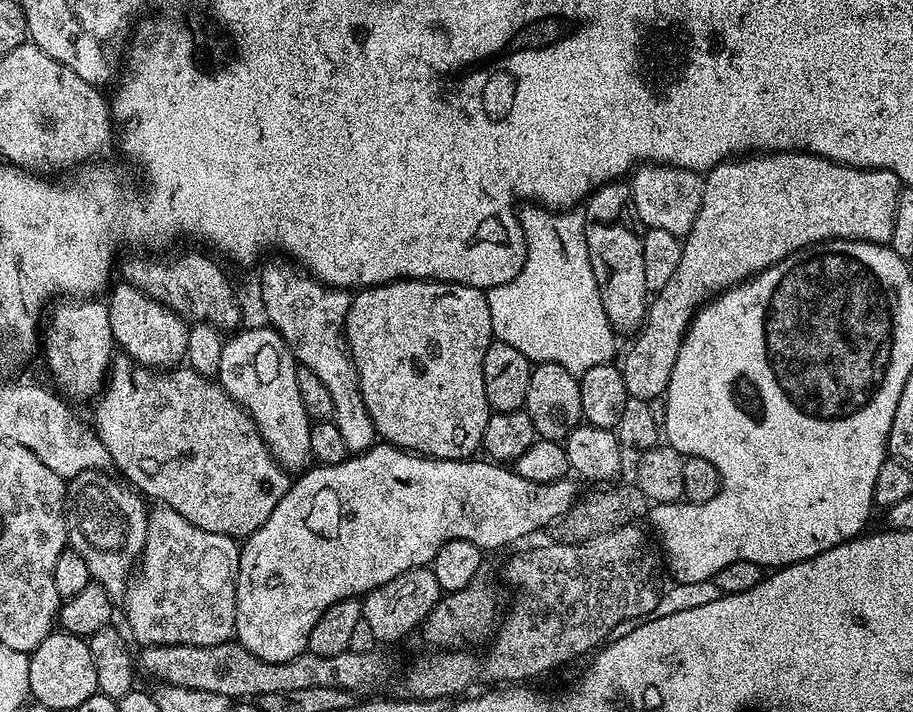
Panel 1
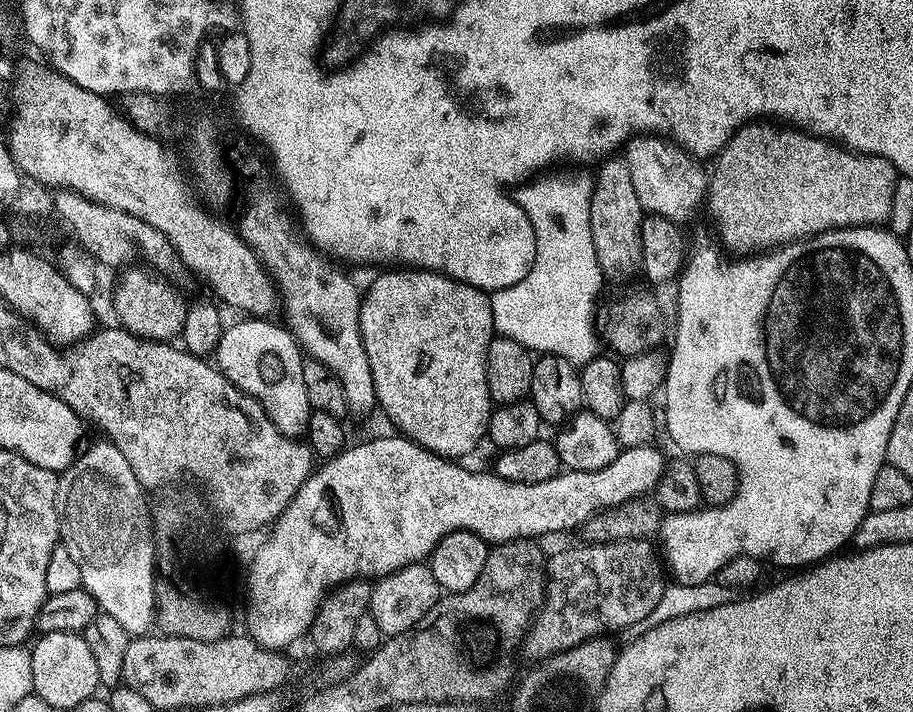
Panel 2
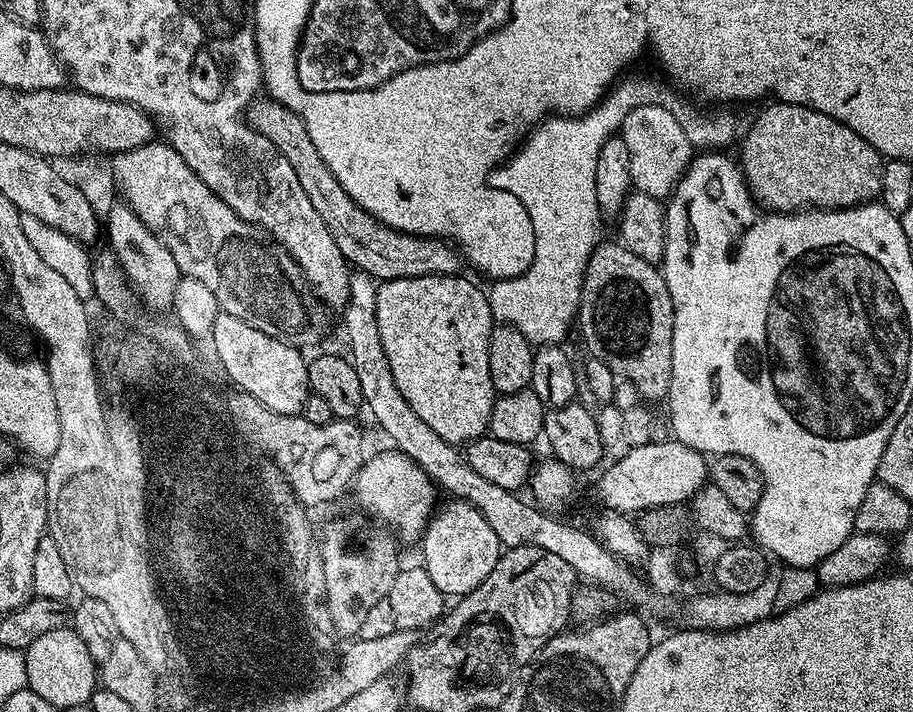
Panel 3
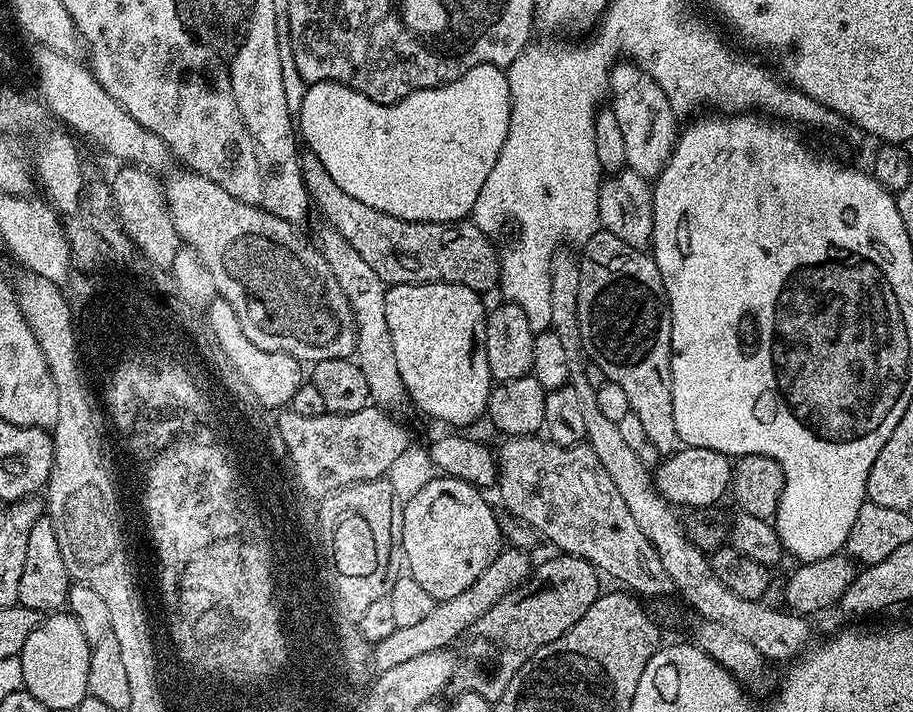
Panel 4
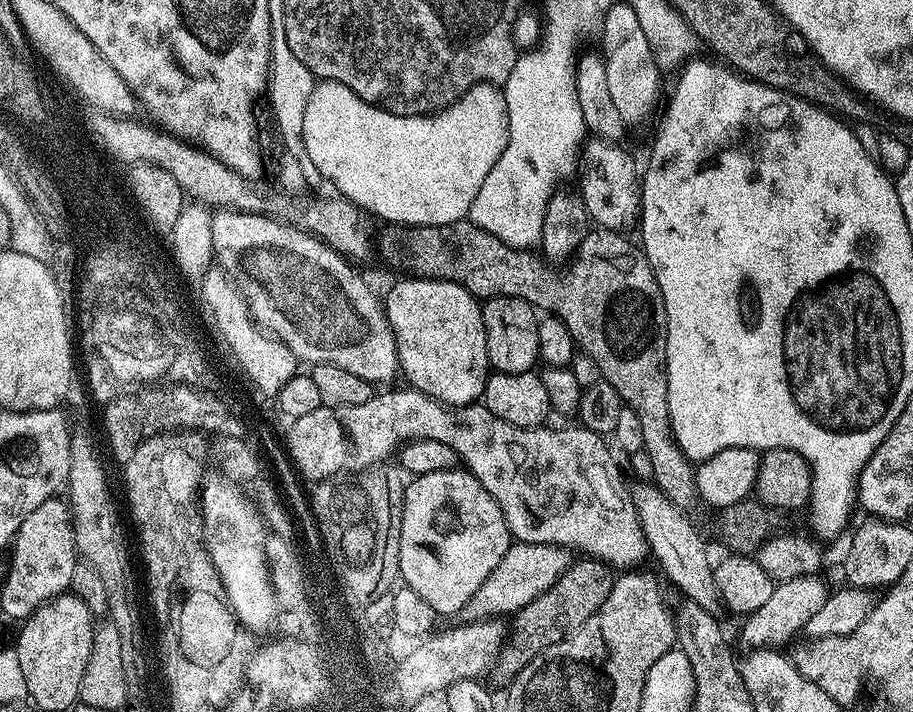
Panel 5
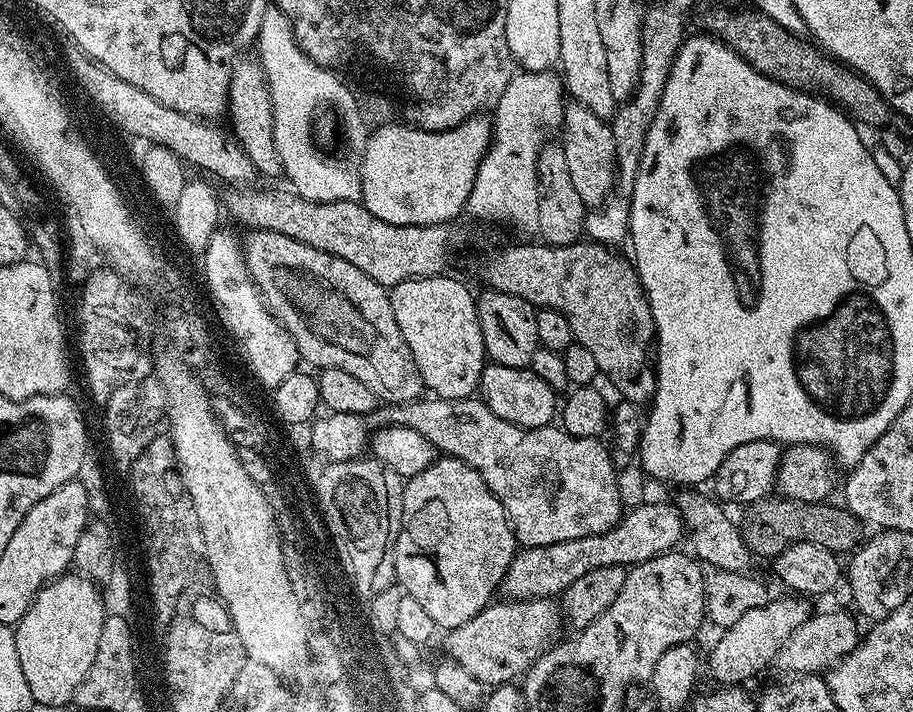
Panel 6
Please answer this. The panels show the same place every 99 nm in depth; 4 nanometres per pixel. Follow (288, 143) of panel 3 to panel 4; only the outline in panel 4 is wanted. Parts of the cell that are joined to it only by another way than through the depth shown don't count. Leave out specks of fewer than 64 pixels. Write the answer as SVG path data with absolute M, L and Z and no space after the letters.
M311 154L300 157L300 169L311 203L324 215L324 222L338 230L358 255L382 278L385 286L393 284L457 284L487 294L500 282L501 253L488 241L479 223L465 218L450 224L431 224L421 220L403 220L374 210L366 202L358 202L354 194L346 194Z

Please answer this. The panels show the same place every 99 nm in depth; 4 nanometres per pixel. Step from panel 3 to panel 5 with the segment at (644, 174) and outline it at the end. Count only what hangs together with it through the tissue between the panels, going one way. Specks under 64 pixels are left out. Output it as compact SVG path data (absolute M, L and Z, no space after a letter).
M627 2L616 3L609 12L604 13L599 36L604 43L602 55L606 66L606 83L618 114L622 114L625 125L628 126L646 123L652 115L653 117L657 115L662 104L662 96L660 100L662 69L656 64L656 54L650 42L646 42L646 34L642 34L642 22L638 22L638 14L634 14L634 10Z

